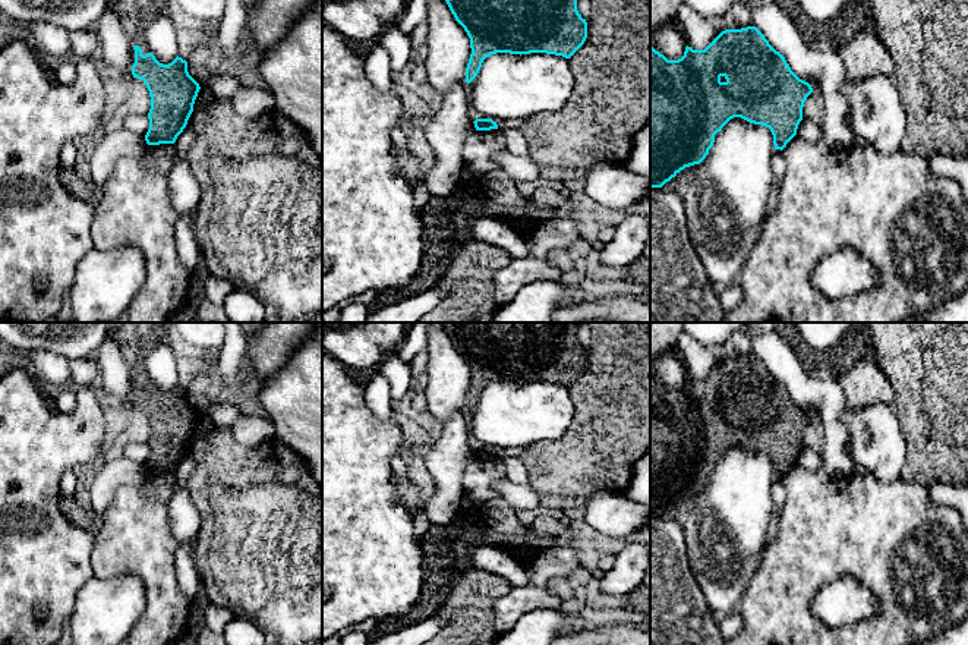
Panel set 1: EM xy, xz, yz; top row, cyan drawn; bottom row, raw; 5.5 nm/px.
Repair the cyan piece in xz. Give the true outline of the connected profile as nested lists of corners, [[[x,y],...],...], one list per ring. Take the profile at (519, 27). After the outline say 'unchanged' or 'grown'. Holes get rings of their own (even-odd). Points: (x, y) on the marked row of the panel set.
[[[445,0],[455,21],[470,38],[472,54],[466,82],[479,73],[486,57],[496,53],[546,53],[570,59],[587,38],[587,22],[577,10],[577,0]]] | unchanged

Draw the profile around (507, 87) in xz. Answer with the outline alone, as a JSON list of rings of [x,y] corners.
[[[496,53],[467,85],[470,107],[495,120],[529,119],[561,110],[576,78],[568,59],[546,53]]]

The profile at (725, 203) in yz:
[[[734,117],[715,135],[713,147],[685,186],[682,202],[690,240],[716,289],[738,283],[760,237],[773,188],[772,155],[770,129]]]

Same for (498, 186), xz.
[[[501,167],[489,172],[482,189],[486,198],[502,213],[504,218],[524,232],[530,230],[533,218],[527,214],[524,198],[517,183]]]

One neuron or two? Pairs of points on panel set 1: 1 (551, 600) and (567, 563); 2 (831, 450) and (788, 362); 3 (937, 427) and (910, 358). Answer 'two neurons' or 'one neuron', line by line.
1: one neuron
2: one neuron
3: one neuron

